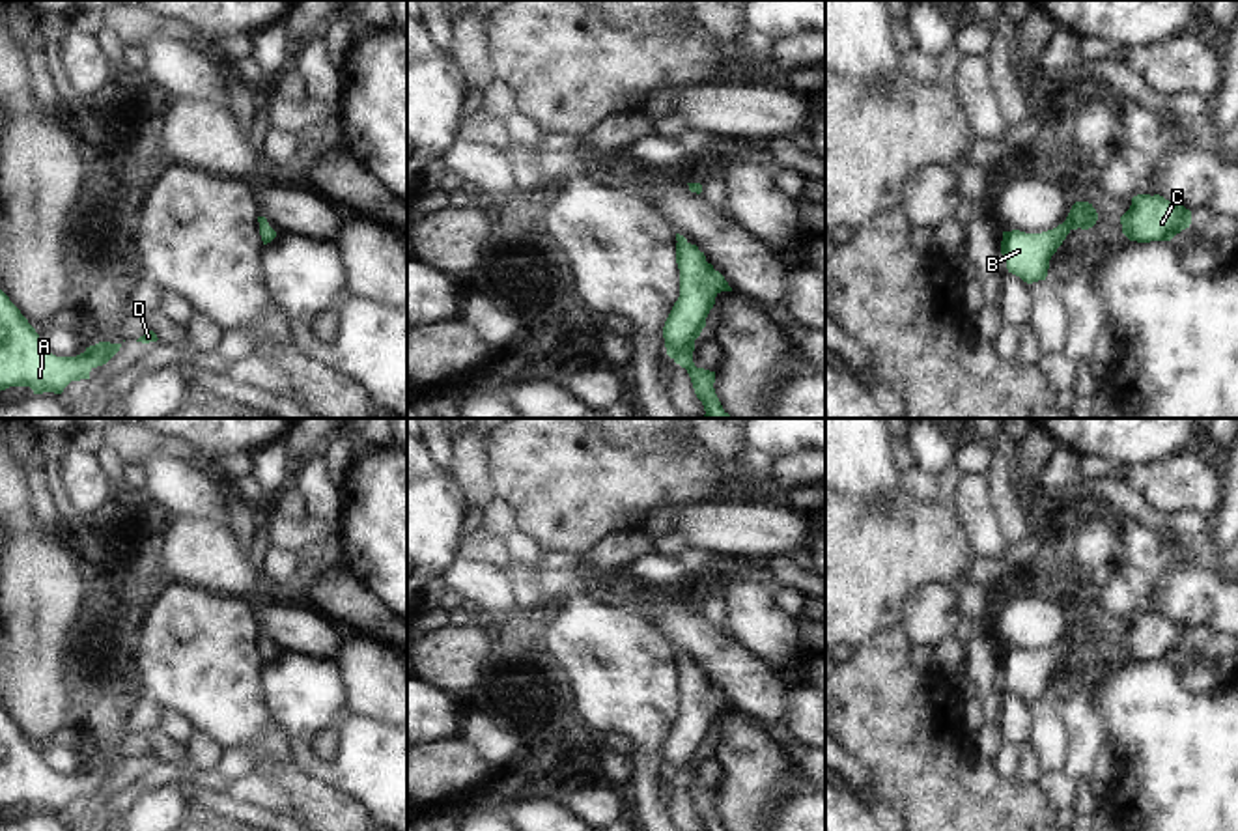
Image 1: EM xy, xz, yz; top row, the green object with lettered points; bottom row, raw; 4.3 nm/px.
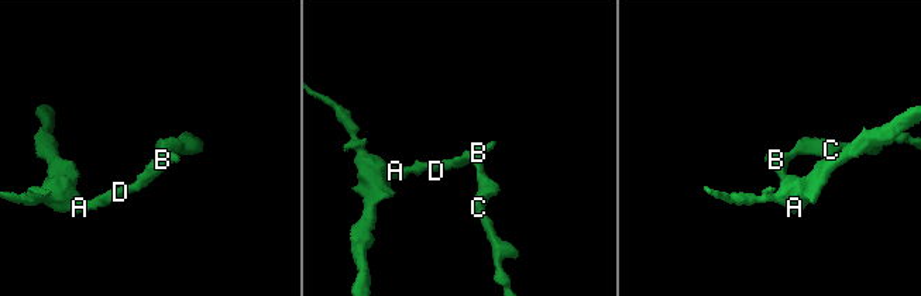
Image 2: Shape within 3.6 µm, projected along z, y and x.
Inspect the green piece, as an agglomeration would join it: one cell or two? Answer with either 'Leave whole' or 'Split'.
Leave whole.

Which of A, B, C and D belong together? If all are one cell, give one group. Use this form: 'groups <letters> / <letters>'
groups A B C D

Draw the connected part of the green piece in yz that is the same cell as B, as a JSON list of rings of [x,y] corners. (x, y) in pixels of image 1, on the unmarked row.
[[[1076,620],[1062,642],[1042,652],[1020,648],[1003,650],[1001,672],[1008,691],[1033,702],[1046,698],[1049,678],[1072,648],[1089,648],[1096,642],[1098,631],[1089,620]]]

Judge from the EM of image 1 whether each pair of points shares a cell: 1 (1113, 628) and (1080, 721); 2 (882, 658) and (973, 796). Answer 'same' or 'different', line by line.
1: same
2: same

